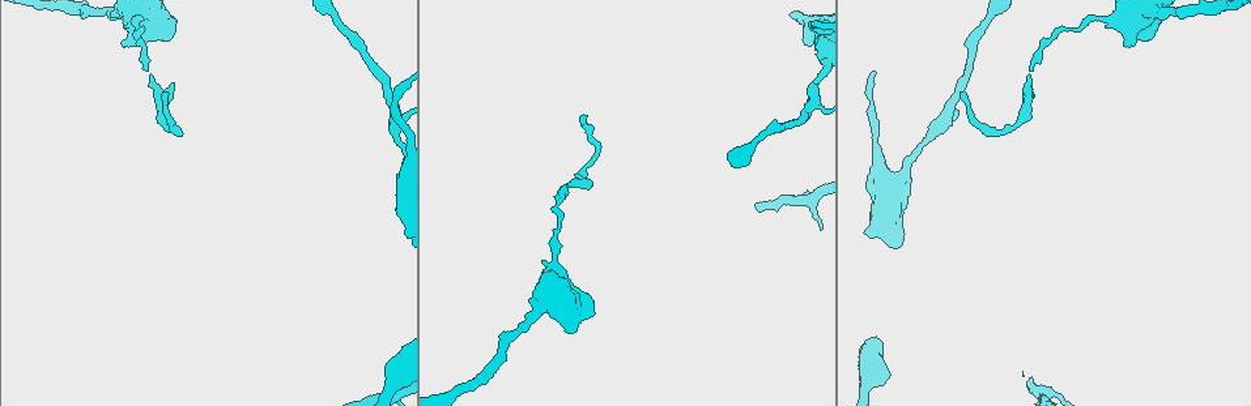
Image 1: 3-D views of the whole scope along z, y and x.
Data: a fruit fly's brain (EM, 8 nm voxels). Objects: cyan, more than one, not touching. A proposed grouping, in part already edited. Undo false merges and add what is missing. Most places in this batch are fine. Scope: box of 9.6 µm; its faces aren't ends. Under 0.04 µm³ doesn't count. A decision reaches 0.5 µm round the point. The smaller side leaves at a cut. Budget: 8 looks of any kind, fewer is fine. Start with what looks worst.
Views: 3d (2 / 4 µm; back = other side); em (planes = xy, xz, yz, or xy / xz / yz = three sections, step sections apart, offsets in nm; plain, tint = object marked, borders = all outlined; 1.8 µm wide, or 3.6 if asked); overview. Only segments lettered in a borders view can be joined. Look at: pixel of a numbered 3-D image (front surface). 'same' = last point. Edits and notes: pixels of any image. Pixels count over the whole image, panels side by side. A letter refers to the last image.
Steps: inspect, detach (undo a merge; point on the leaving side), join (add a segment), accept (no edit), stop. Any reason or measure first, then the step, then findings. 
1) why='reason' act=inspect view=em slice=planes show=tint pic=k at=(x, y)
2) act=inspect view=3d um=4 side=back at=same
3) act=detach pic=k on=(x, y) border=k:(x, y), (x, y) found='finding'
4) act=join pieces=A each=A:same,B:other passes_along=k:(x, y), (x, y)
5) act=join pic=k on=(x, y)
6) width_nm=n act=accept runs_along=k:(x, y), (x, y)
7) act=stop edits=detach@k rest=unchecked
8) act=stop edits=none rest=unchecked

why='thick end' act=inspect view=em um=3.6 slice=planes show=borders pic=1 at=(1128, 45)

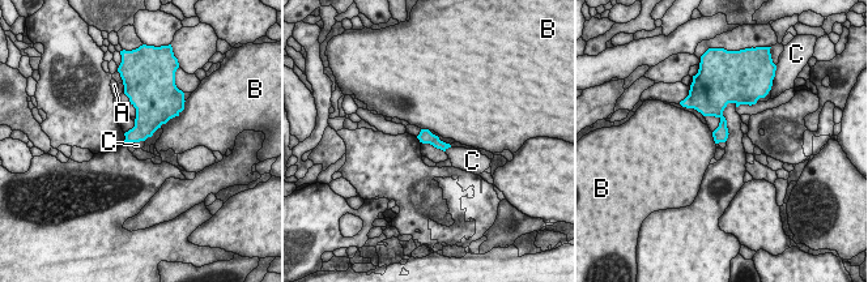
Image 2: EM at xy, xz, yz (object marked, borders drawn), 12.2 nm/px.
longest_contact=B:260nm act=accept each=A:other,B:other,C:other border=2:(144, 140), (135, 142) found='none of them fits'

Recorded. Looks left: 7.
why='long arm stops here' act=inspect view=em slice=planes show=borders pic=1 at=(1031, 69)

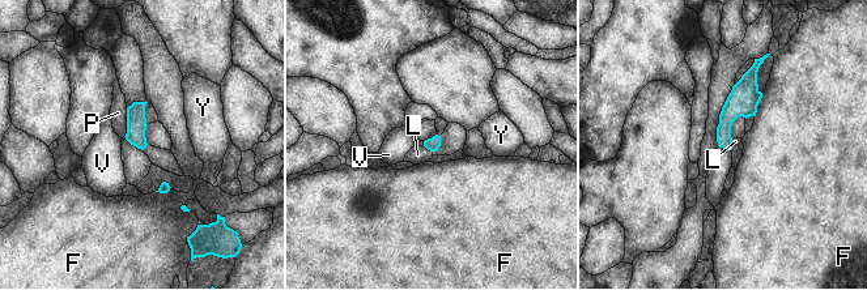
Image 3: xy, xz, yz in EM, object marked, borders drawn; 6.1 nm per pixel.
longest_contact=P:190nm act=accept each=F:other,L:other,P:other,V:other,Y:other border=3:(424, 145), (433, 152) found='no lettered segment goes on from it'

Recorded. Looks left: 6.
why='narrows sharply' act=inspect view=em um=3.6 slice=xz step=16 show=tint pic=1 at=(945, 118)

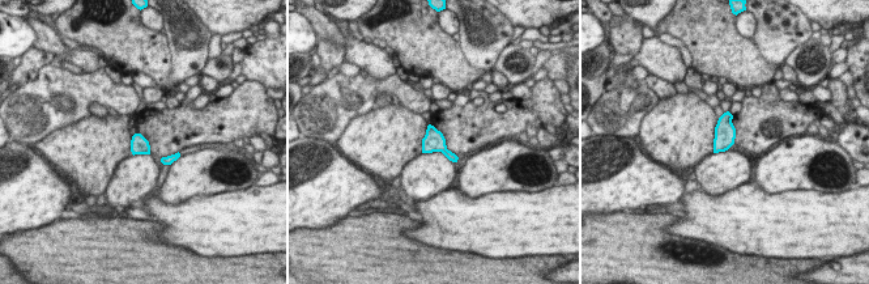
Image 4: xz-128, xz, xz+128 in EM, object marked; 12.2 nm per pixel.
why='cut it another way' act=inspect view=em um=3.6 slice=planes show=borders at=same

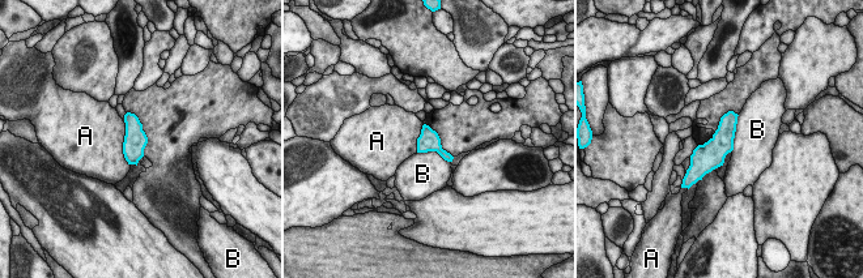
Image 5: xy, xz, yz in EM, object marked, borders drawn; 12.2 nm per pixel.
width_nm=260 act=accept each=A:other,B:other border=5:(123, 122), (123, 157), (130, 165) found='one neuron here'

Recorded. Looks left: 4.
why='sudden change in width' act=inspect view=em um=3.6 slice=planes show=borders pic=1 at=(395, 385)

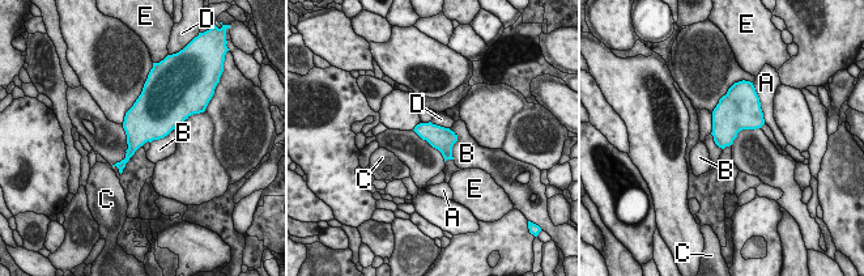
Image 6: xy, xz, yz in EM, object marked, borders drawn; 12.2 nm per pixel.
act=accept each=A:other,B:other,C:other,D:other,E:other border=6:(430, 122), (448, 128) found='continuous, no second neuron'

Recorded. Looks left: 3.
act=stop edits=none rest=unchecked

